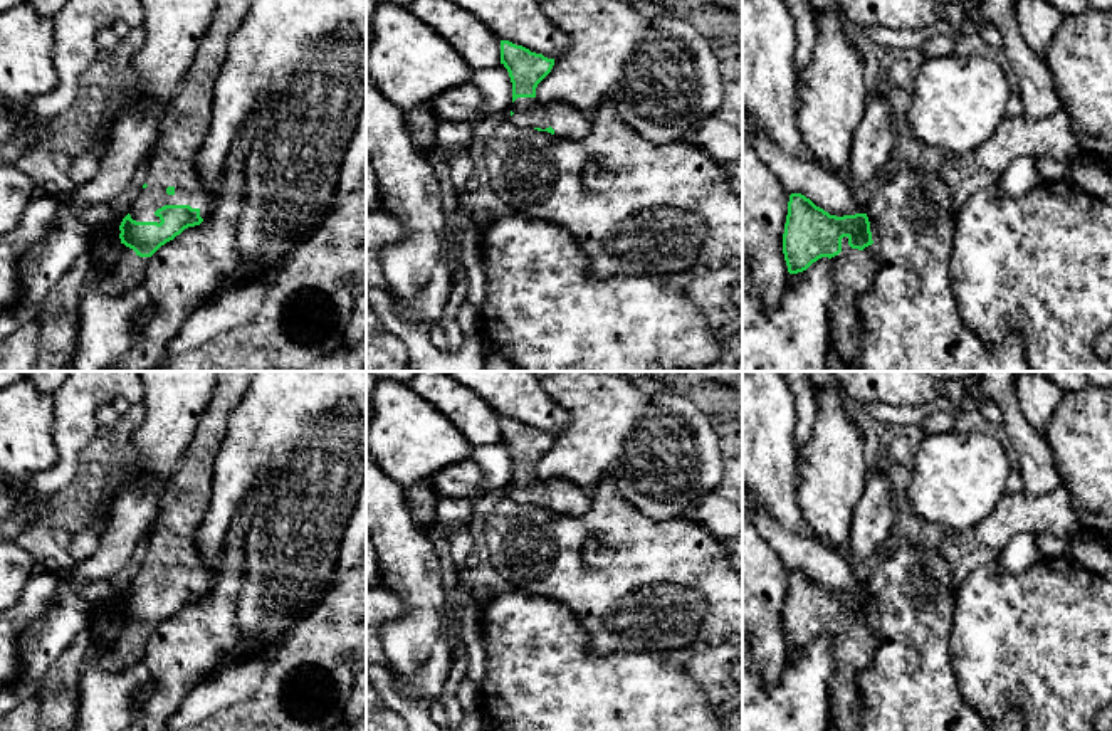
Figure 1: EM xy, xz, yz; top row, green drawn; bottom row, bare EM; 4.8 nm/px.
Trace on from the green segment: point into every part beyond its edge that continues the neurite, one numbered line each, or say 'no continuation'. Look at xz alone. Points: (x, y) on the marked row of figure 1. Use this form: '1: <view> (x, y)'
1: xz (566, 121)

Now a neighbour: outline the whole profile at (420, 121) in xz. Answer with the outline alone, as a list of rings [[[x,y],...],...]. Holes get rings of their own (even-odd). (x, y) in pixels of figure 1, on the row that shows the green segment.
[[[418,103],[417,106],[405,109],[405,123],[415,150],[428,158],[437,145],[435,129],[438,121],[433,113],[423,103]]]

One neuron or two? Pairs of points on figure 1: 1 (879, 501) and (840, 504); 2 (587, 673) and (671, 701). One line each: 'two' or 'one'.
1: two
2: one

